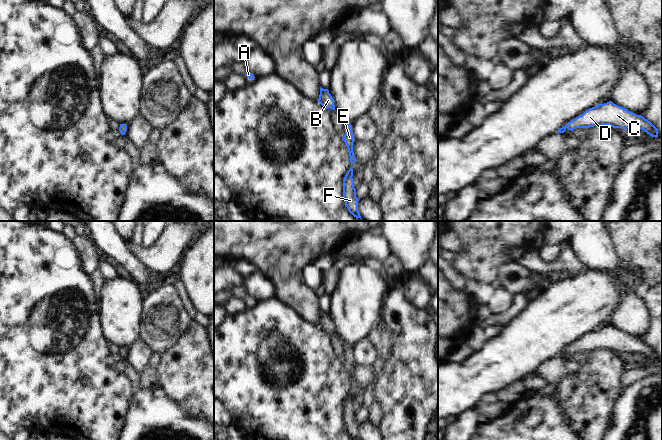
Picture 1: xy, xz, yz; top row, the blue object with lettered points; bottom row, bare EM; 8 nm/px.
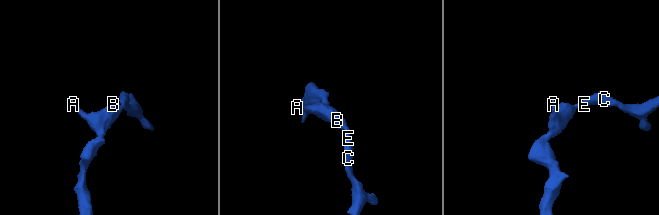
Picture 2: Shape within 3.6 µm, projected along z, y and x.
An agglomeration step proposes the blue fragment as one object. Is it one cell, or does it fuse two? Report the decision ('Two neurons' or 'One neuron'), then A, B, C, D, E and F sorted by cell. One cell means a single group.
One neuron. Groups: A B C D E F

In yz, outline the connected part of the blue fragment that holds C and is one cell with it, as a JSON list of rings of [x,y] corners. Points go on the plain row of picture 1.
[[[612,325],[588,333],[560,352],[557,357],[564,357],[567,353],[573,355],[576,352],[603,349],[621,353],[641,353],[652,361],[658,361],[659,357],[658,353],[643,340],[636,339]]]

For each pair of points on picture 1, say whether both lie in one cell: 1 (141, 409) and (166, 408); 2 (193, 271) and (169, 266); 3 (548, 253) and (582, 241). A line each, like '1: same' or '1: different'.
1: same
2: different
3: different

